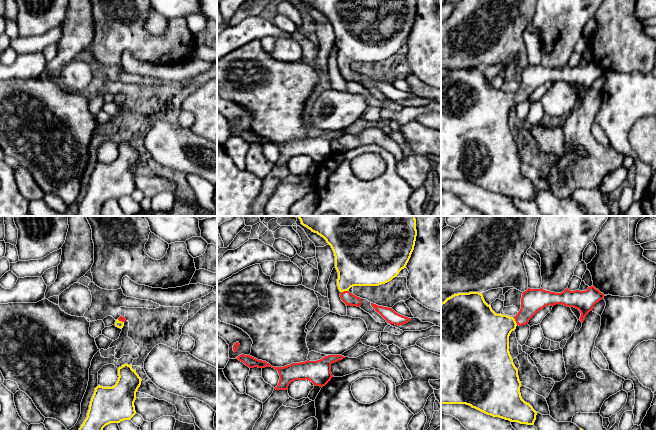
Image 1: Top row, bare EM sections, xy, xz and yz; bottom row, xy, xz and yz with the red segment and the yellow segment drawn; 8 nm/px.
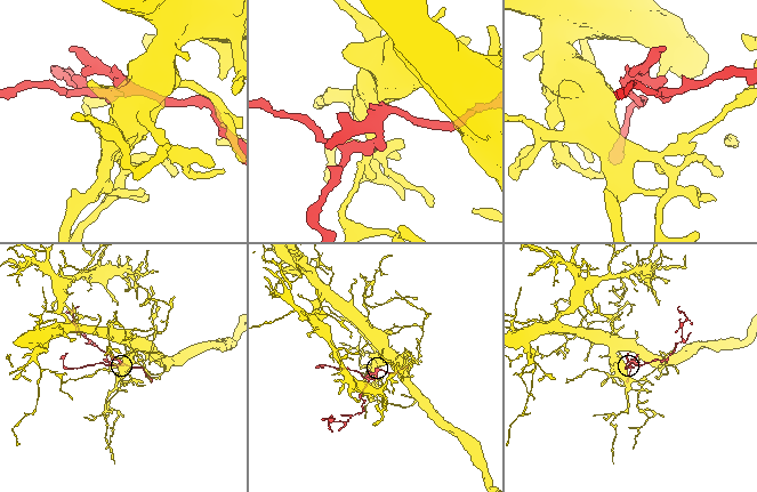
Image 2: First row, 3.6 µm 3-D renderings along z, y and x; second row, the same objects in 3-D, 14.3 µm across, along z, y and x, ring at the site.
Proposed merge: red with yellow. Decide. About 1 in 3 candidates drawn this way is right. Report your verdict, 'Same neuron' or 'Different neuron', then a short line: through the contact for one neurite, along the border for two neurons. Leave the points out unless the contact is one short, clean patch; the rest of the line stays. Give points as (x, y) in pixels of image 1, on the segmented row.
Same neuron. Line: xz (348, 298), (344, 291), (344, 282), (358, 264)

